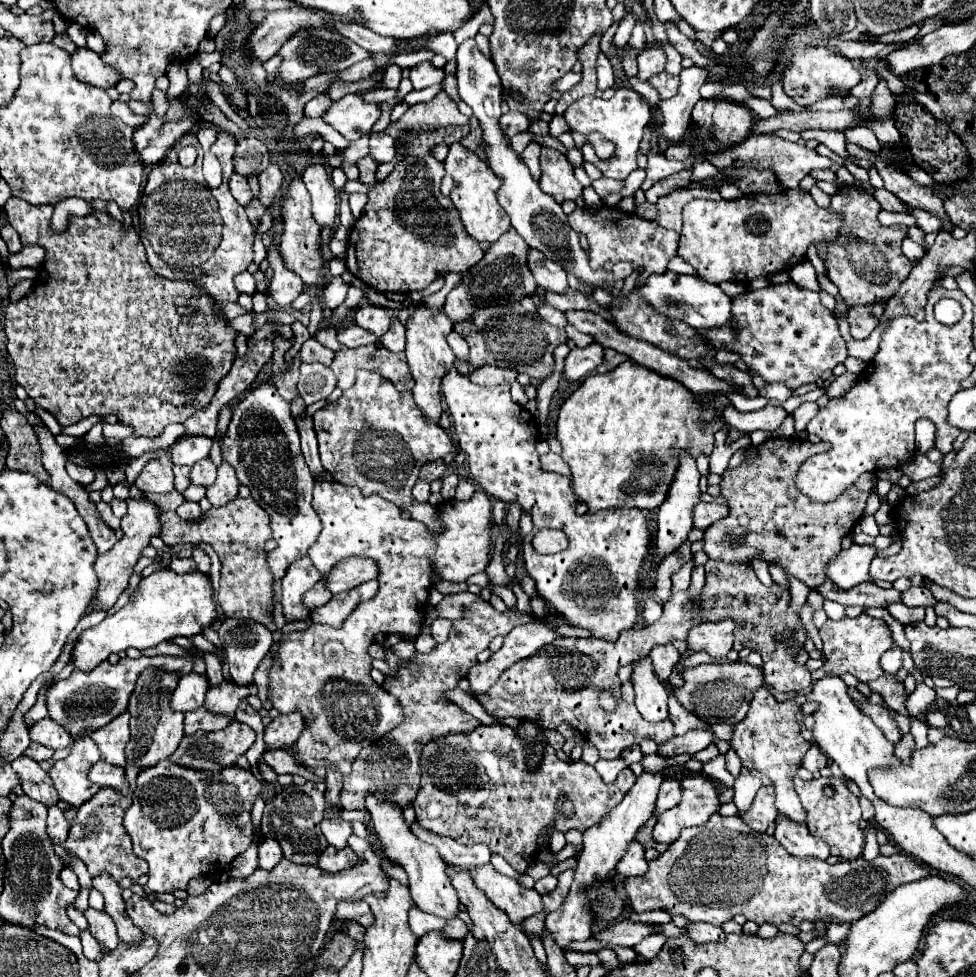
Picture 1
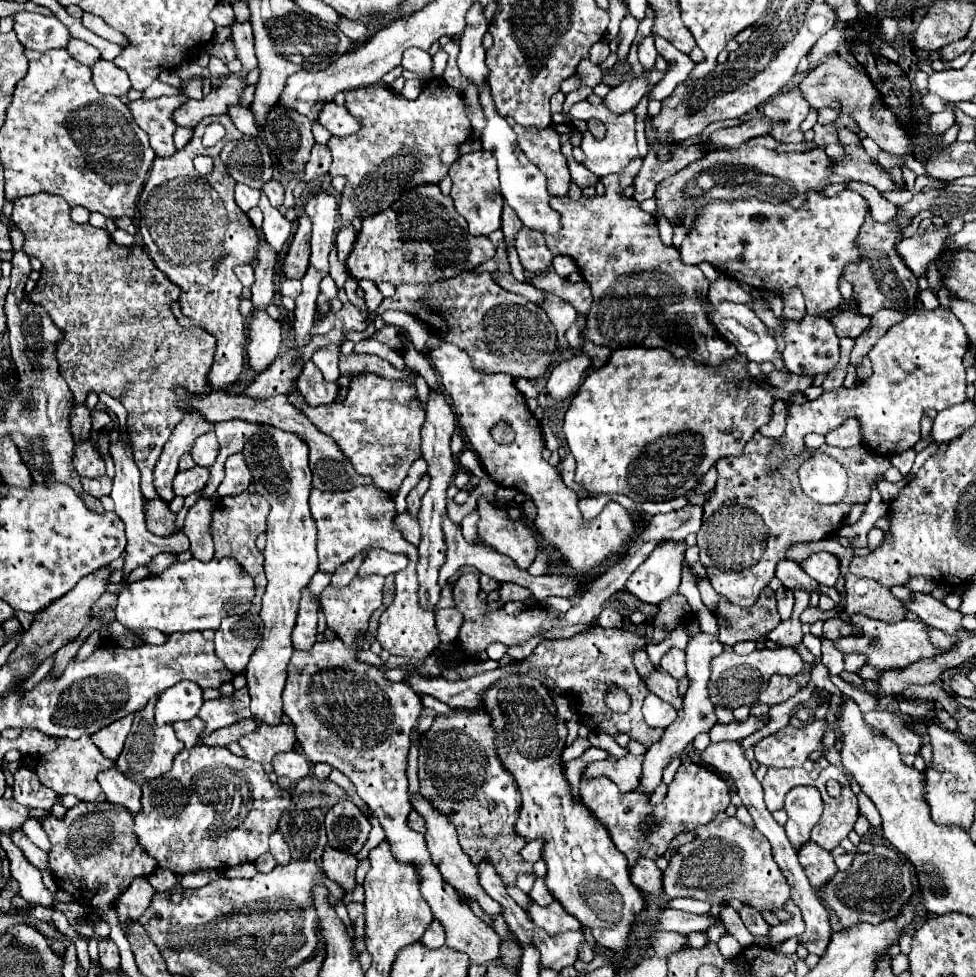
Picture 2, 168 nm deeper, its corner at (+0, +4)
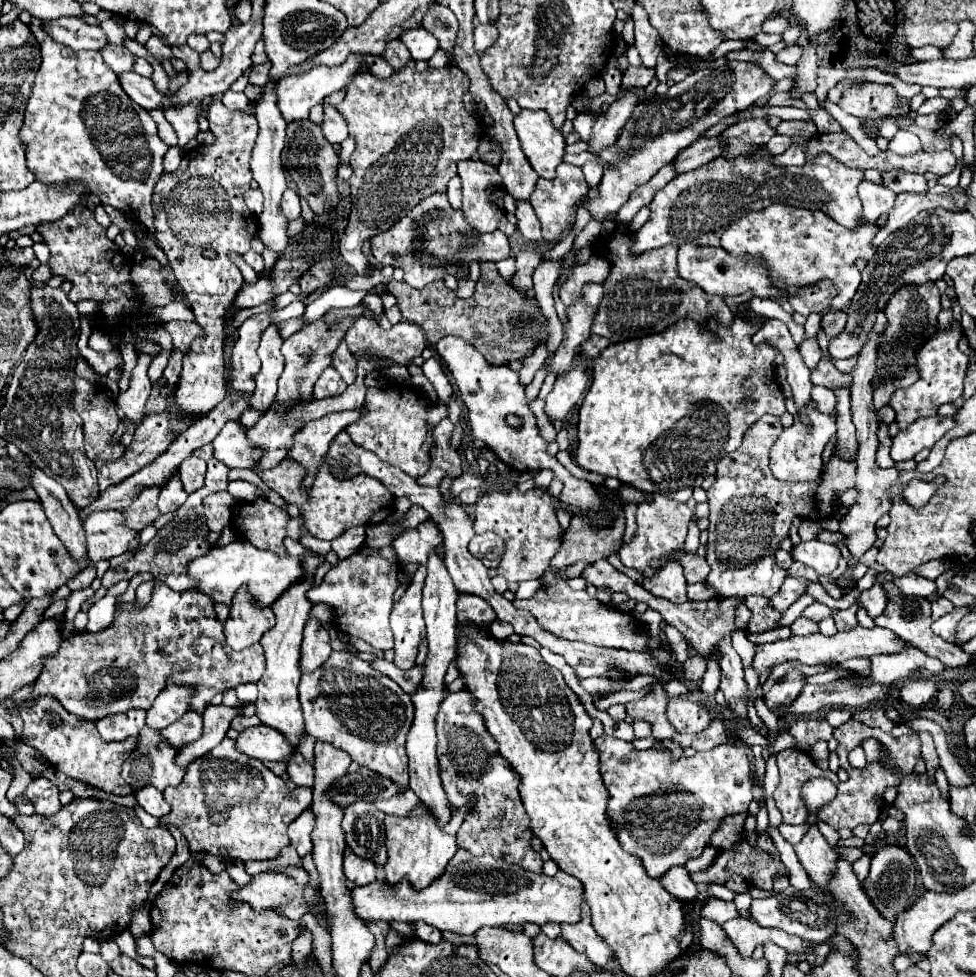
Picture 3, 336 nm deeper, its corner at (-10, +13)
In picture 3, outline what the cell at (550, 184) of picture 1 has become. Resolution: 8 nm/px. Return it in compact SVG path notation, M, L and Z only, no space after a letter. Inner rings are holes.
M520 111L514 127L532 169L544 179L554 179L556 167L564 161L564 133L552 125L546 111Z

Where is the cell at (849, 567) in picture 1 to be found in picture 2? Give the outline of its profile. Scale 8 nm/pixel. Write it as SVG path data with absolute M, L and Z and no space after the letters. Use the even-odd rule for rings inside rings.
M814 552L810 554L806 560L800 562L800 568L814 578L818 584L824 586L834 586L838 576L840 576L840 568L838 568L838 558L830 552Z

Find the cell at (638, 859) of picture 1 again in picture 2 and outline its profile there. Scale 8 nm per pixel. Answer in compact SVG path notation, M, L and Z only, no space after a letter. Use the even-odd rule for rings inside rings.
M640 858L638 864L630 870L630 878L636 888L650 894L662 894L662 870L648 858Z

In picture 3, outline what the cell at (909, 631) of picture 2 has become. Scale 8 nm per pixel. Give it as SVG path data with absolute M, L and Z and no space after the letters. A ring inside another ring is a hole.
M856 625L850 631L842 631L836 633L834 637L824 637L822 633L814 633L814 635L806 635L806 637L798 637L792 635L788 639L782 641L774 641L774 643L760 643L756 645L756 653L752 659L752 669L762 669L762 671L772 671L776 669L780 663L786 661L798 661L802 665L820 665L820 663L840 663L846 661L850 657L874 657L874 655L892 655L902 651L904 647L908 647L908 643L904 639L898 639L892 631L886 631L884 627L874 627L874 629L864 629L860 625Z

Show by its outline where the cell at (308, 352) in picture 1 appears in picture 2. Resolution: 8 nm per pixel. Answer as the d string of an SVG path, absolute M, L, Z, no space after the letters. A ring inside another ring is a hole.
M328 344L328 346L320 348L318 352L314 352L312 362L320 368L320 372L324 374L326 380L336 380L340 376L338 356L340 356L340 350L336 344Z

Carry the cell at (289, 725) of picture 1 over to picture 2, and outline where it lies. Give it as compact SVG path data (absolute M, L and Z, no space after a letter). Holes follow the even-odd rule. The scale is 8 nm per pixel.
M278 724L278 726L258 726L256 732L250 736L244 736L238 740L240 748L244 750L248 760L266 764L272 762L272 758L278 752L288 752L294 746L294 726L290 724Z

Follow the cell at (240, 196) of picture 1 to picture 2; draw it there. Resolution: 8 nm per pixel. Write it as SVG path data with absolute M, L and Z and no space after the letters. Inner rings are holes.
M236 184L236 204L244 212L248 212L254 206L258 206L258 198L260 198L260 190L252 190L246 184Z

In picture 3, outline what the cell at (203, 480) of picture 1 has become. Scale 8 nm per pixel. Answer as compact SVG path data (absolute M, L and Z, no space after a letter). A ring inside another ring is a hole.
M192 455L186 461L182 461L182 465L178 467L178 473L180 473L180 479L182 479L182 485L184 485L186 493L194 493L204 483L206 461Z

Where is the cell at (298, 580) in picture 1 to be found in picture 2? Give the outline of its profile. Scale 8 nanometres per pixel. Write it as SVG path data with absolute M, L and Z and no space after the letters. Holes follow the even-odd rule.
M308 588L302 590L300 598L300 612L296 618L296 626L292 632L292 642L296 650L312 650L316 644L316 622L318 622L318 604L312 600Z

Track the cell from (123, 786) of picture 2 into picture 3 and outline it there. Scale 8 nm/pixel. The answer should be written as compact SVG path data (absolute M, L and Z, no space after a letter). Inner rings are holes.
M144 785L144 787L140 787L140 789L134 789L132 795L134 795L134 799L138 801L138 805L140 805L146 813L154 815L156 819L160 819L162 815L166 815L166 813L170 811L168 803L164 801L162 793L160 793L156 787Z

